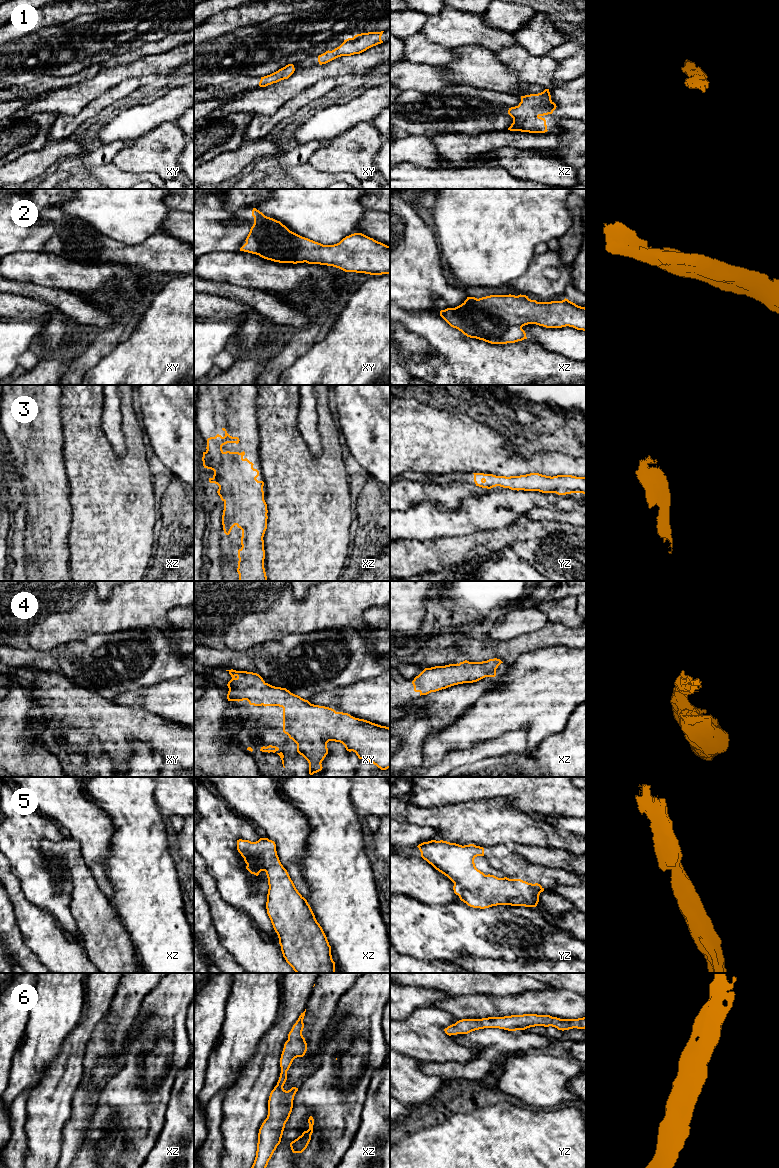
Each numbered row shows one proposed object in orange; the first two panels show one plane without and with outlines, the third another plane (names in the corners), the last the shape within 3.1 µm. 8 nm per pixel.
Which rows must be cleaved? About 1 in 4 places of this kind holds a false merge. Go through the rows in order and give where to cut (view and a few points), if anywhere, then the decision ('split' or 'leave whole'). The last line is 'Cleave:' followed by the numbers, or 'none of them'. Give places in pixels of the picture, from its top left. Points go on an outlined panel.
1: cut none; leave whole
2: cut none; leave whole
3: cut none; leave whole
4: cut none; leave whole
5: cut none; leave whole
6: cut none; leave whole
Cleave: none of them

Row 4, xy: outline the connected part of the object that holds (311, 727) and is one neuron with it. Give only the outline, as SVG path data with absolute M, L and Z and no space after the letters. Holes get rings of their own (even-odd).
M226 670L232 679L228 682L228 701L247 700L254 706L279 706L283 708L283 732L297 744L297 752L309 763L309 774L322 770L322 761L328 754L327 743L342 743L346 750L355 752L359 759L369 761L381 770L390 768L390 728L370 721L359 719L348 713L311 704L308 700L291 693L286 688L275 687L266 683L253 672Z

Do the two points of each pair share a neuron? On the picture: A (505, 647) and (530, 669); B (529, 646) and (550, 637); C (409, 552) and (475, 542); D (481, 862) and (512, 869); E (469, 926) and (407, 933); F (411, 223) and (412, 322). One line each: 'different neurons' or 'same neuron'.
A: different neurons
B: same neuron
C: same neuron
D: different neurons
E: same neuron
F: different neurons

